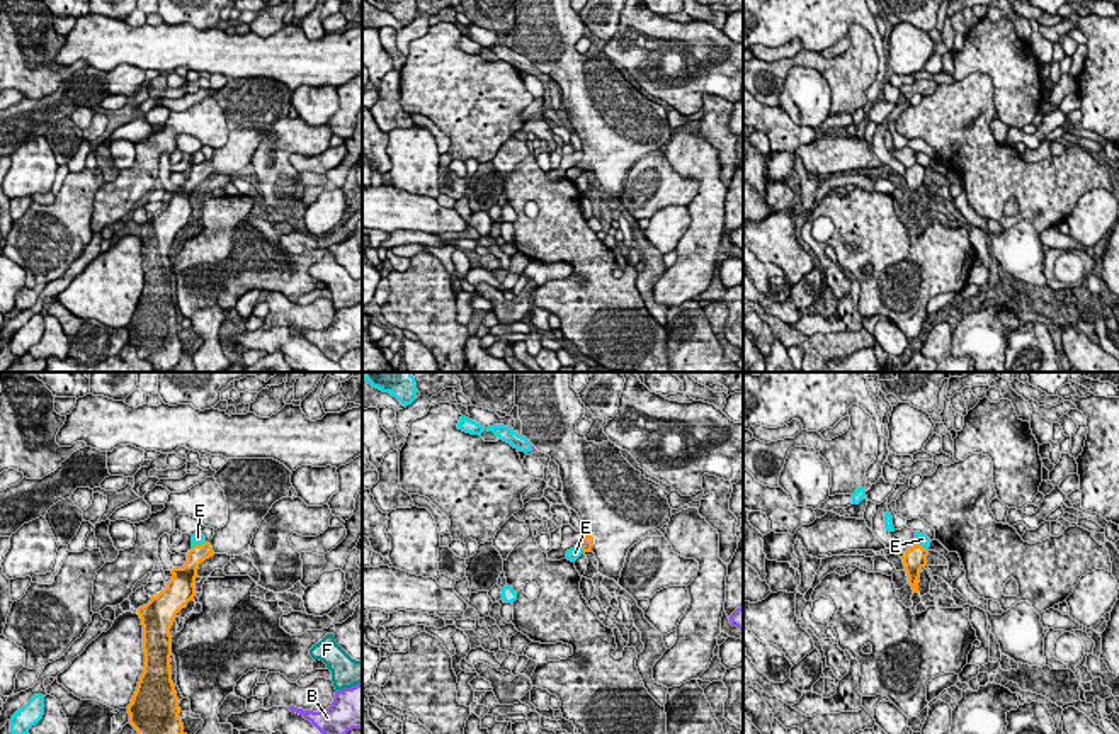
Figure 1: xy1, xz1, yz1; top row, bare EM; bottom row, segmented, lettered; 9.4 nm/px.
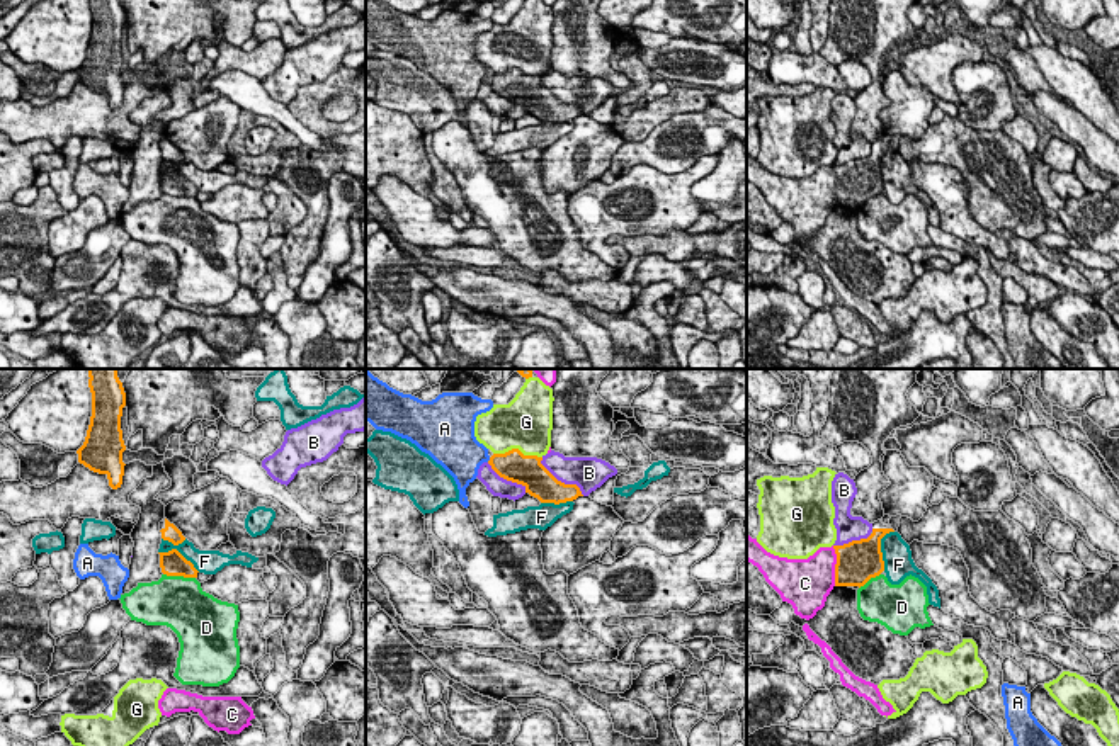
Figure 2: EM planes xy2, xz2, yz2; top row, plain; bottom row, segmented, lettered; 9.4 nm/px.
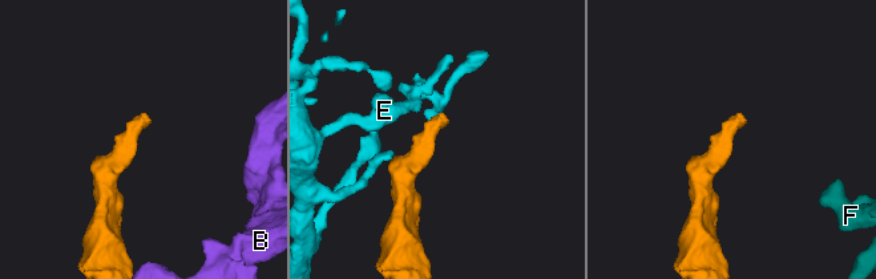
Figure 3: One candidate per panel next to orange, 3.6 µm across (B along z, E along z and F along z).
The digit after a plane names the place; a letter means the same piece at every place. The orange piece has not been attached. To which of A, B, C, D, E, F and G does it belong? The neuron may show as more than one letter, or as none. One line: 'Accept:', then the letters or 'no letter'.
Accept: no letter

